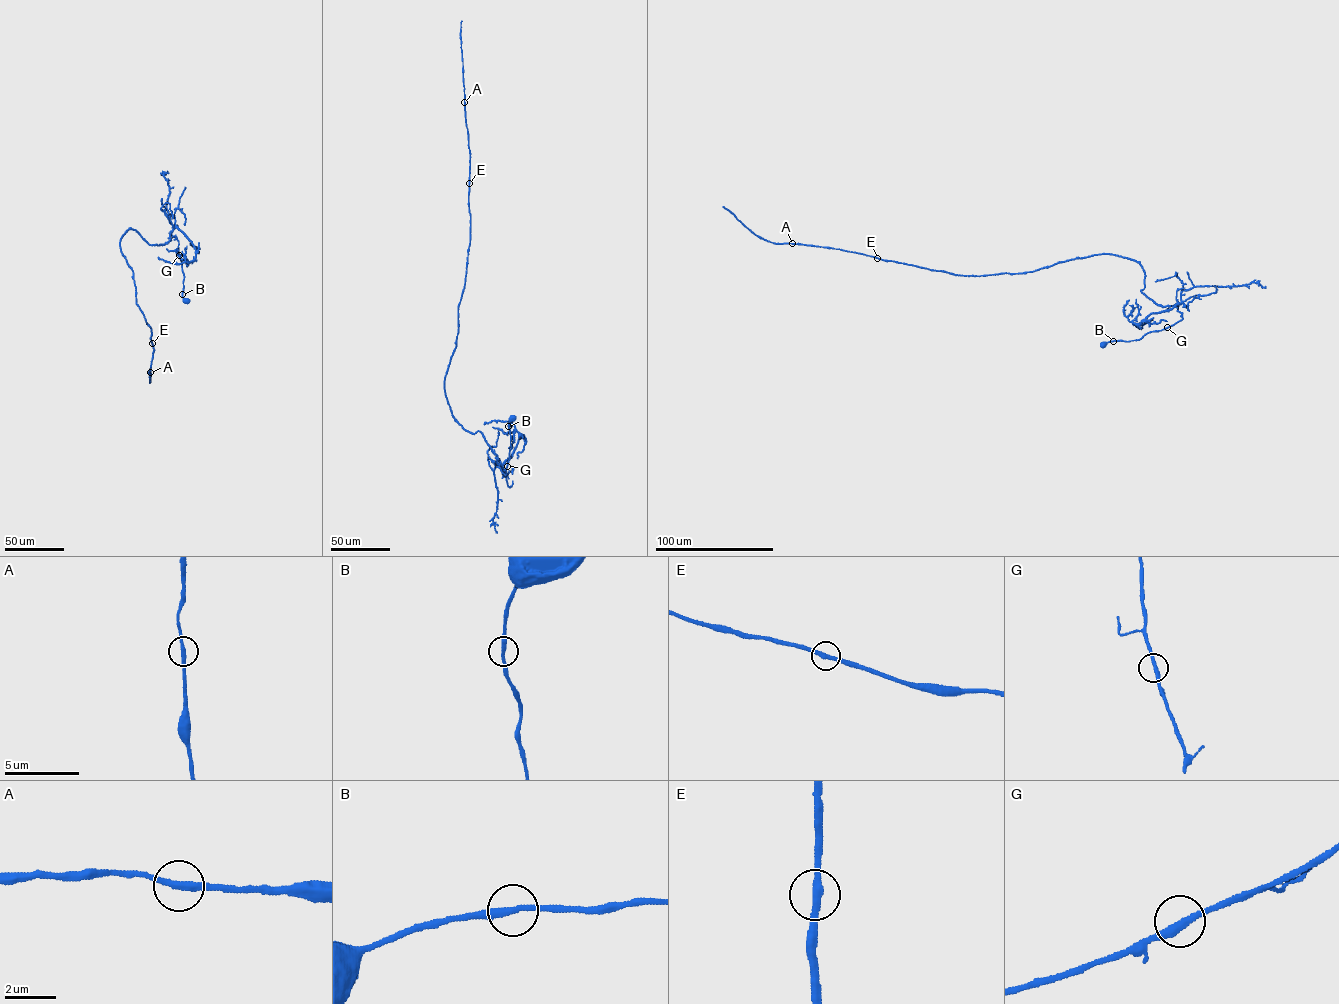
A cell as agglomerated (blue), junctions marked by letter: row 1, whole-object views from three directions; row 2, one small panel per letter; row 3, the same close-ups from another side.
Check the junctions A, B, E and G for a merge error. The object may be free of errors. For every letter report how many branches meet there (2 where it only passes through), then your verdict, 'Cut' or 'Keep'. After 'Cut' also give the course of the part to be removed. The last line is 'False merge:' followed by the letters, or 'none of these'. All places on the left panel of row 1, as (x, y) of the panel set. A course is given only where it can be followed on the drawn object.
A: Branches: 2. Keep
B: Branches: 2. Keep
E: Branches: 2. Keep
G: Branches: 2. Keep
False merge: none of these

